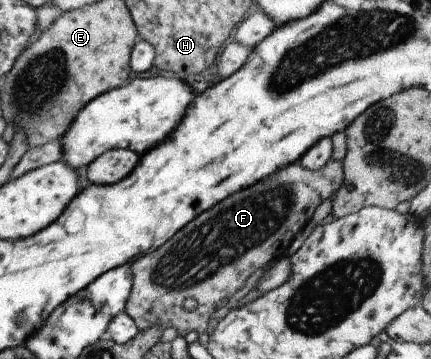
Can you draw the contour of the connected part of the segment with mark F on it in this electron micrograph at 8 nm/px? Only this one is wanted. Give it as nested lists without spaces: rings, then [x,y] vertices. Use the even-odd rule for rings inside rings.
[[[331,160],[316,171],[303,168],[297,162],[280,168],[247,190],[227,196],[227,200],[215,204],[211,210],[193,218],[163,246],[130,263],[133,282],[131,282],[131,294],[123,311],[135,321],[138,332],[143,332],[151,326],[161,326],[163,329],[173,326],[179,336],[185,336],[191,330],[202,333],[209,326],[209,316],[217,310],[217,306],[223,300],[242,290],[246,280],[255,270],[261,270],[269,262],[285,255],[293,236],[311,222],[323,200],[337,194],[343,179],[344,162],[341,160]],[[187,298],[193,298],[197,302],[197,308],[193,312],[183,308],[183,302]]]

